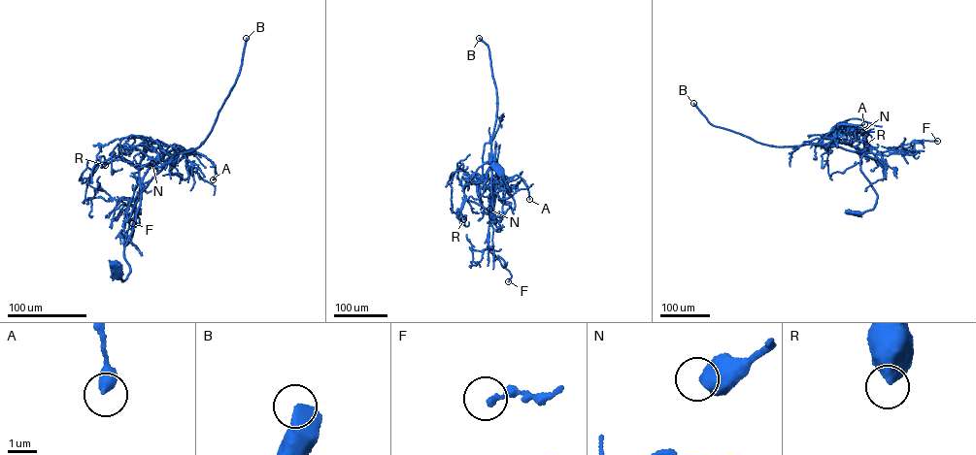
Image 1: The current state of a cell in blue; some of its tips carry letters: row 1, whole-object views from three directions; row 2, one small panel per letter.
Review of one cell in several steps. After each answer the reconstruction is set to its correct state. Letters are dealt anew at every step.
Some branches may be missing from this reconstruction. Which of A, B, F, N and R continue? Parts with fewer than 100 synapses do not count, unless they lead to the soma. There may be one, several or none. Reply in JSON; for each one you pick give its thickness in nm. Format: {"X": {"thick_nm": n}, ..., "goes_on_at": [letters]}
{"B": {"thick_nm": 550}, "goes_on_at": ["B"]}

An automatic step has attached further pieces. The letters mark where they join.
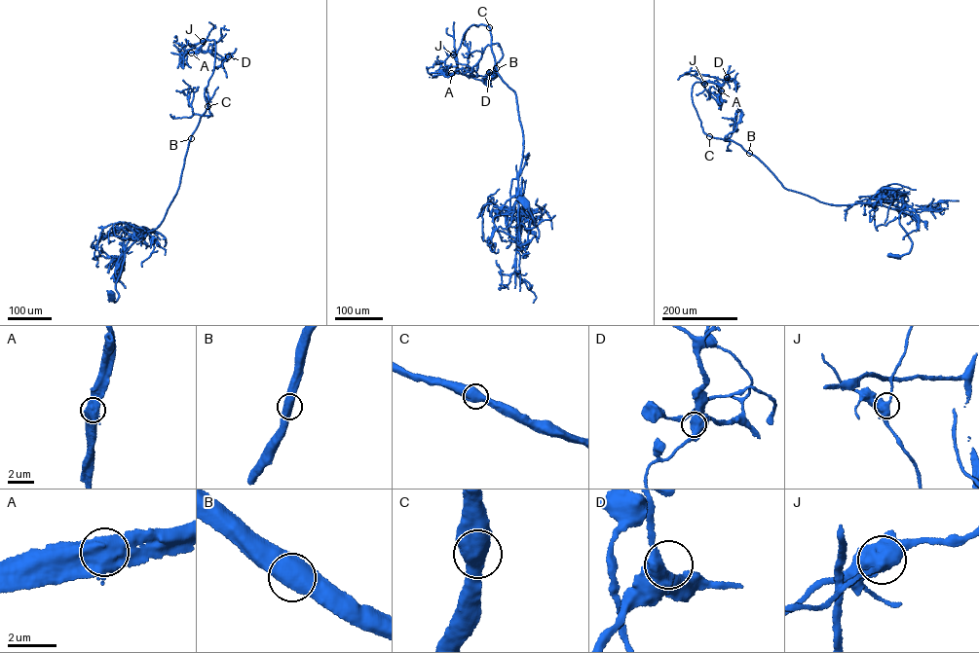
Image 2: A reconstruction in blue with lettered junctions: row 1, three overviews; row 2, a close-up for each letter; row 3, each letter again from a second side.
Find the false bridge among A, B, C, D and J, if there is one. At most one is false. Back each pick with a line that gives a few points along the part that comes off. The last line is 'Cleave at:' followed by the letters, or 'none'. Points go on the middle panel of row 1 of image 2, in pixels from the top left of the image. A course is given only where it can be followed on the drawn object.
A: (451, 73), (466, 75), (464, 69), (469, 54), (462, 41), (469, 28)
Cleave at: A

